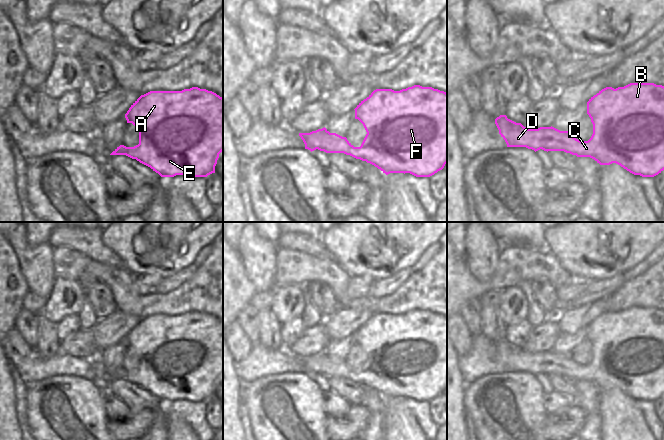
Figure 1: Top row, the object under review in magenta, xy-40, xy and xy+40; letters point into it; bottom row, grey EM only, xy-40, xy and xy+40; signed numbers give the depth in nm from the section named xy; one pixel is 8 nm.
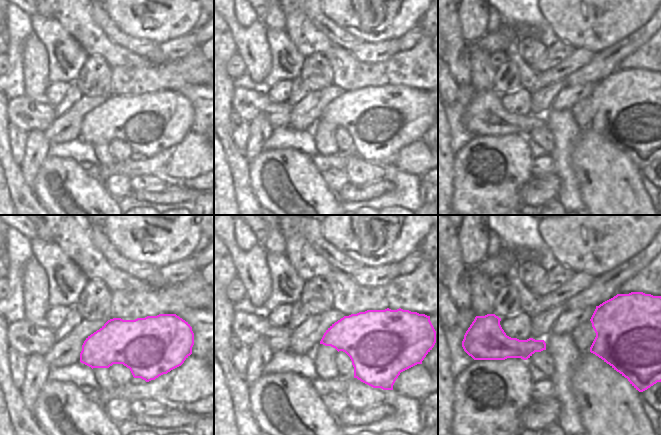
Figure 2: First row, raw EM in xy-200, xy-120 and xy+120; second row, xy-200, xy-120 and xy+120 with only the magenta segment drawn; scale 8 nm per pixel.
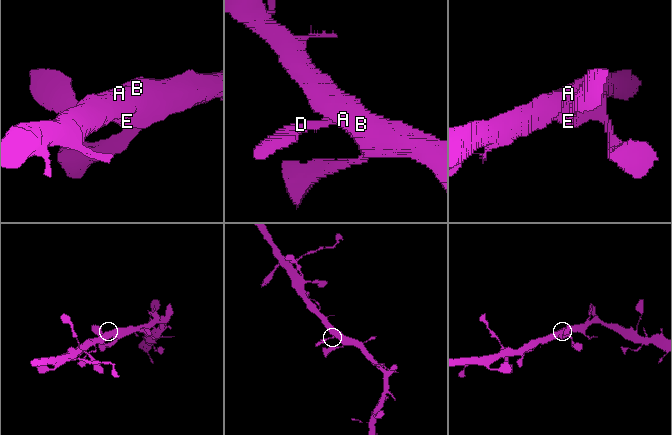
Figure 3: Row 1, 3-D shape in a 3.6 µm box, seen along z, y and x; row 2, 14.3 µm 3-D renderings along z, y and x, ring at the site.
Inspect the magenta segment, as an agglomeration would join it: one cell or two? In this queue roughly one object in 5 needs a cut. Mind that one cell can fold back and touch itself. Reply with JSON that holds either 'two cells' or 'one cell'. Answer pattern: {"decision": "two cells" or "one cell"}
{"decision": "one cell"}

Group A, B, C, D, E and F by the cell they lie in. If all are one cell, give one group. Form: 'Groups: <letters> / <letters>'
Groups: A B C D E F

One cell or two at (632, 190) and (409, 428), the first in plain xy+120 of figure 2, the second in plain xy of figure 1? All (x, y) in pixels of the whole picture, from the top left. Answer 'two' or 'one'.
one

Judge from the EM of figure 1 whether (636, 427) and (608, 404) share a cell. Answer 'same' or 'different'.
same

